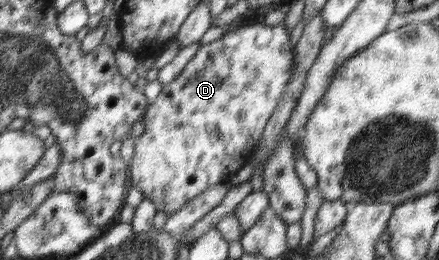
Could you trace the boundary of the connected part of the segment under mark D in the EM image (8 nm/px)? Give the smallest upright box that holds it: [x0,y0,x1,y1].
[130,21,296,217]

